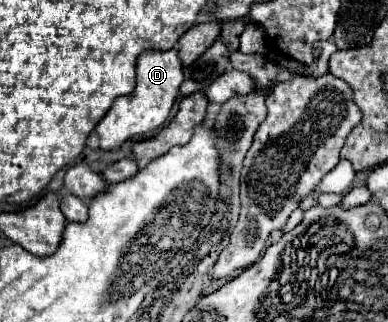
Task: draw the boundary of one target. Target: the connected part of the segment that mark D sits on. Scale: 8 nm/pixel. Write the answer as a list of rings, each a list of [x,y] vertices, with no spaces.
[[[149,49],[141,53],[137,59],[137,87],[133,89],[133,93],[117,97],[107,115],[95,127],[101,139],[101,149],[117,149],[123,141],[133,137],[145,137],[147,133],[161,127],[169,117],[169,111],[179,95],[181,83],[183,83],[183,67],[177,49],[169,51]]]

